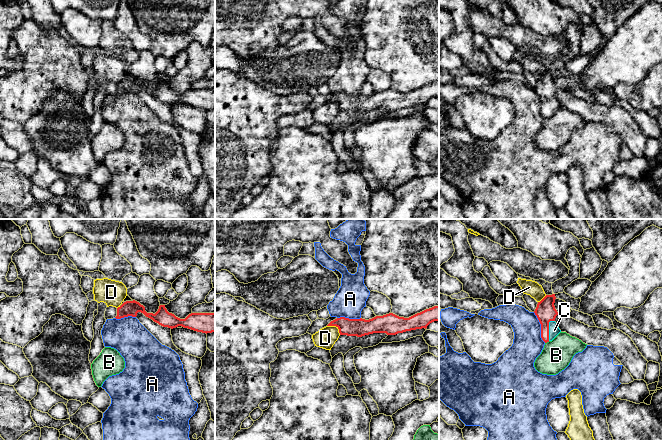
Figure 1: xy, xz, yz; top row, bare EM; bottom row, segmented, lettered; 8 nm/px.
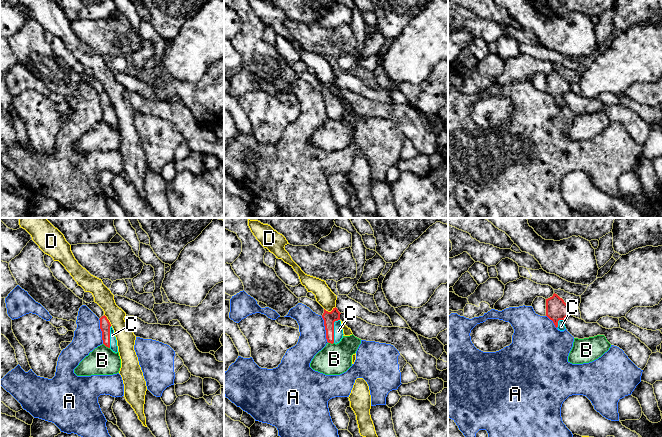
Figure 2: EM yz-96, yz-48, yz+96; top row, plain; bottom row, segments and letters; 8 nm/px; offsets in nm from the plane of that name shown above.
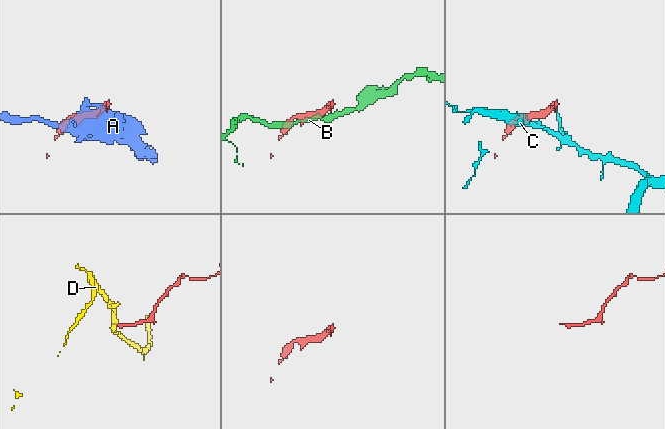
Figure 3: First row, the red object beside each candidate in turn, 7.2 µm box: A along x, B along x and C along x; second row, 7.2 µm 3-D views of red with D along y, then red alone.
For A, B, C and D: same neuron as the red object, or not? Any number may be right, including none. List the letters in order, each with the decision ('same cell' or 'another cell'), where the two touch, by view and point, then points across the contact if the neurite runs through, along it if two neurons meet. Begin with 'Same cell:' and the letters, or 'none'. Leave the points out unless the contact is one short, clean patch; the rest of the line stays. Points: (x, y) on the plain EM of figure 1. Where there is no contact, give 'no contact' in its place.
Same cell: C
A: another cell; meets red in yz at (541, 103); border along yz (533, 88), (540, 100), (540, 113), (545, 118)
B: another cell; meets red in yz at (547, 117); border along yz (549, 117), (545, 119)
C: same cell; meets red in yz at (548, 105)
D: another cell; meets red in xz at (335, 101); border along xz (327, 101), (334, 101), (340, 110)

